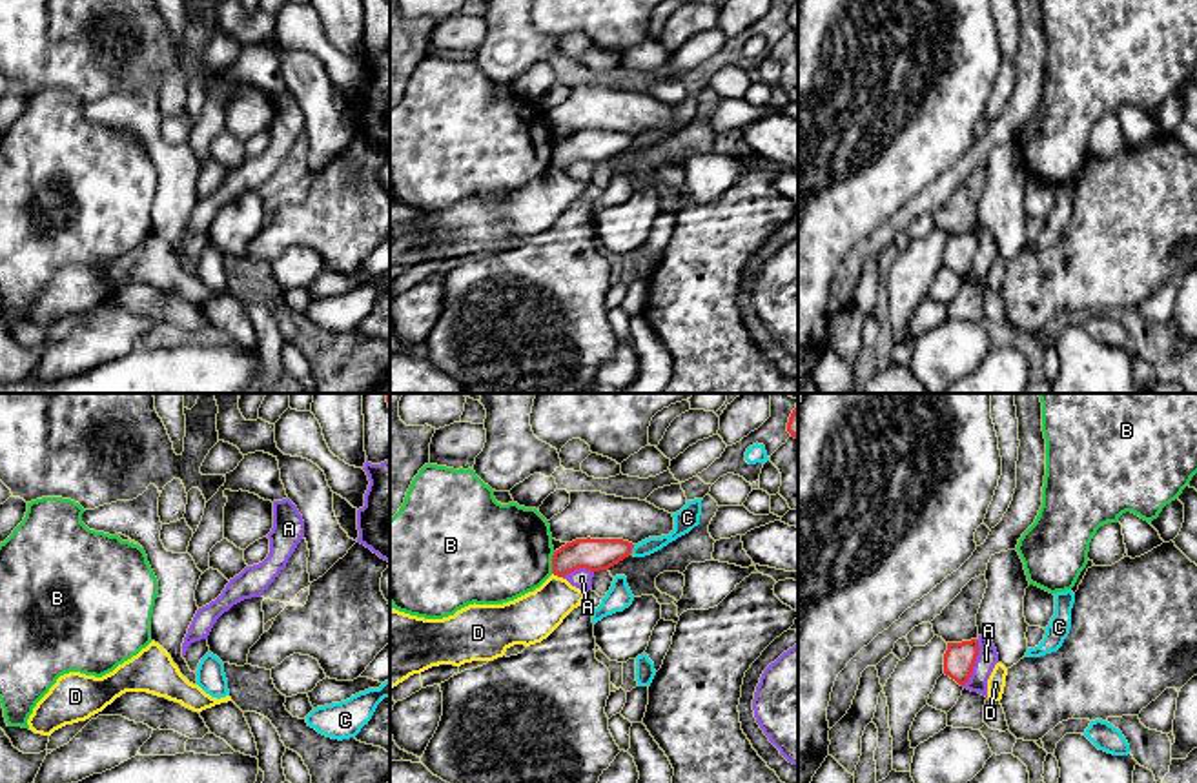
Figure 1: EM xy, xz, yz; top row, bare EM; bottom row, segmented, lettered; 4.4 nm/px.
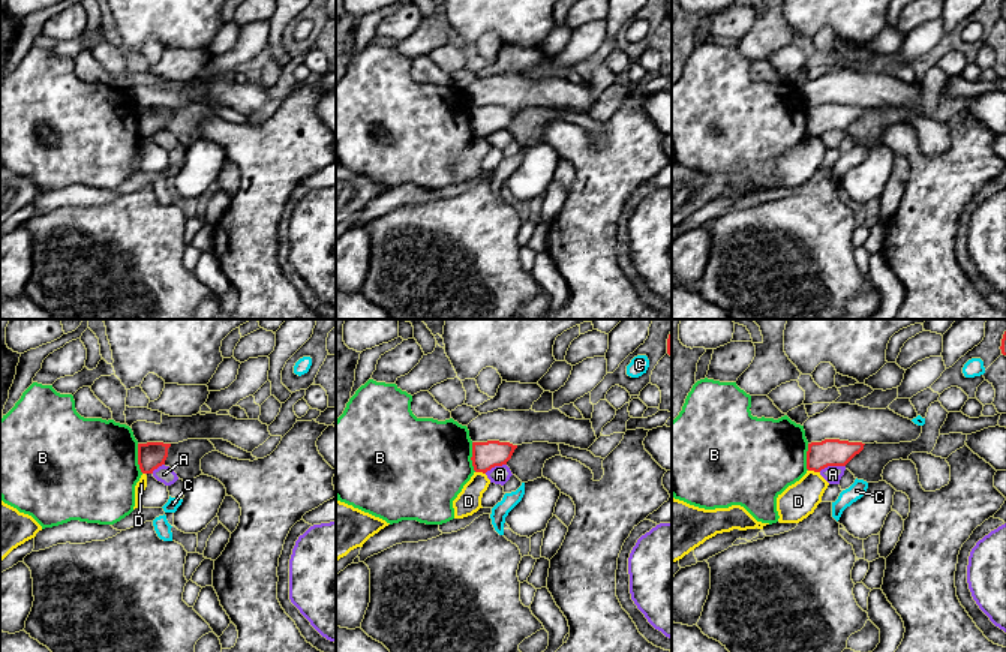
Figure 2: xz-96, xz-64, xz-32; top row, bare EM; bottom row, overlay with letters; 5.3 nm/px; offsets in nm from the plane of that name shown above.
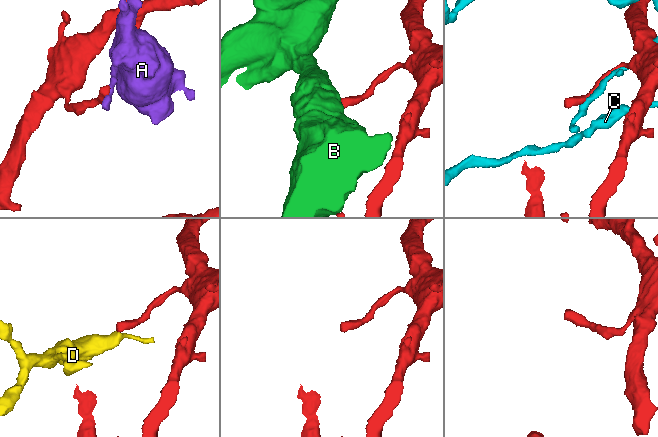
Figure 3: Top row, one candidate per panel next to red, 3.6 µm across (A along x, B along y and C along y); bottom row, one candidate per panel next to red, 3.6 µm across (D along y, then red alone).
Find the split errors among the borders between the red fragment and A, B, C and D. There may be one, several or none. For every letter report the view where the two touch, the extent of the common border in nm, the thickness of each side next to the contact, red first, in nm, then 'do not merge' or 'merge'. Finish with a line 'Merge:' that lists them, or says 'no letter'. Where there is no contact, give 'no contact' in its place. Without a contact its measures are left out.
A: yz | 220 nm | 140/90 nm | do not merge
B: xz | 100 nm | 140/440 nm | do not merge
C: xz | 40 nm | 140/90 nm | do not merge
D: xz | 50 nm | 140/220 nm | do not merge
Merge: no letter

